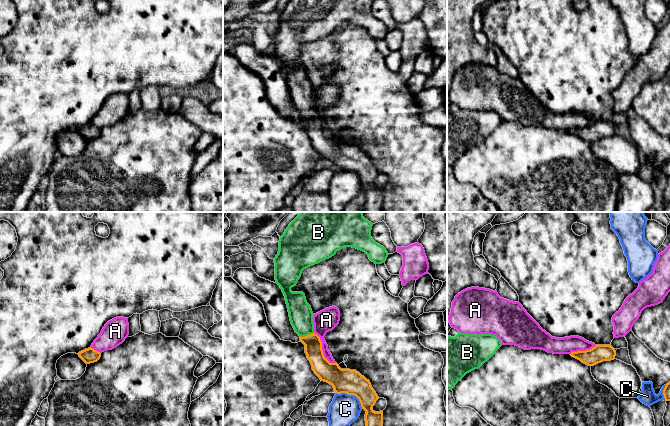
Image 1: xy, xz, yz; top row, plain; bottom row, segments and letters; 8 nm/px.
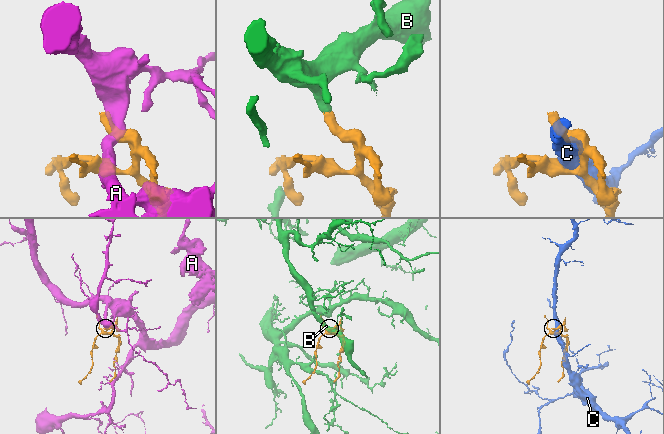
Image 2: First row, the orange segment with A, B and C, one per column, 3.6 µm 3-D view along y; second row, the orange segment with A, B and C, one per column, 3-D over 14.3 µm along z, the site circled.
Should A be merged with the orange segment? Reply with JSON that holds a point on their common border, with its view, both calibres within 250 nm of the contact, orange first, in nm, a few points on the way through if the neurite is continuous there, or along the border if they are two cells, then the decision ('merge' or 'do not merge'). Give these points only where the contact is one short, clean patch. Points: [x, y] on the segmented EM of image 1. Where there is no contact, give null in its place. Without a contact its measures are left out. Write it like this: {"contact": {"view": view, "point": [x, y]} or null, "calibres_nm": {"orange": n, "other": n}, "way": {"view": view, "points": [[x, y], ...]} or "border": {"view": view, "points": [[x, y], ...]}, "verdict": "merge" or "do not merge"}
{"contact": {"view": "xz", "point": [322, 350]}, "calibres_nm": {"orange": 160, "other": 180}, "border": {"view": "xz", "points": [[314, 333], [319, 337], [323, 355], [330, 362], [335, 363]]}, "verdict": "do not merge"}

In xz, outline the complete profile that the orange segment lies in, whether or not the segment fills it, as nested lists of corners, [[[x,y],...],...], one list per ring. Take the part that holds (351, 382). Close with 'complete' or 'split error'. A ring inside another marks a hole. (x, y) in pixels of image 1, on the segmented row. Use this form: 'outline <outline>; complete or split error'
outline [[[300,212],[300,214],[289,224],[284,234],[279,240],[279,251],[274,258],[275,263],[275,280],[285,296],[289,317],[295,332],[300,336],[300,341],[305,345],[305,353],[312,365],[312,370],[321,381],[327,382],[333,386],[335,393],[346,393],[356,396],[362,409],[366,411],[366,426],[383,426],[383,411],[375,412],[372,408],[379,399],[378,395],[371,386],[369,380],[362,376],[356,370],[341,369],[337,363],[330,363],[323,354],[322,342],[320,337],[314,332],[313,312],[311,306],[307,303],[303,292],[292,292],[291,288],[296,286],[301,277],[302,271],[310,266],[320,263],[331,258],[337,251],[344,247],[352,247],[365,252],[369,259],[375,264],[385,263],[388,252],[380,244],[376,243],[371,237],[373,224],[363,217],[362,212]]]; split error

